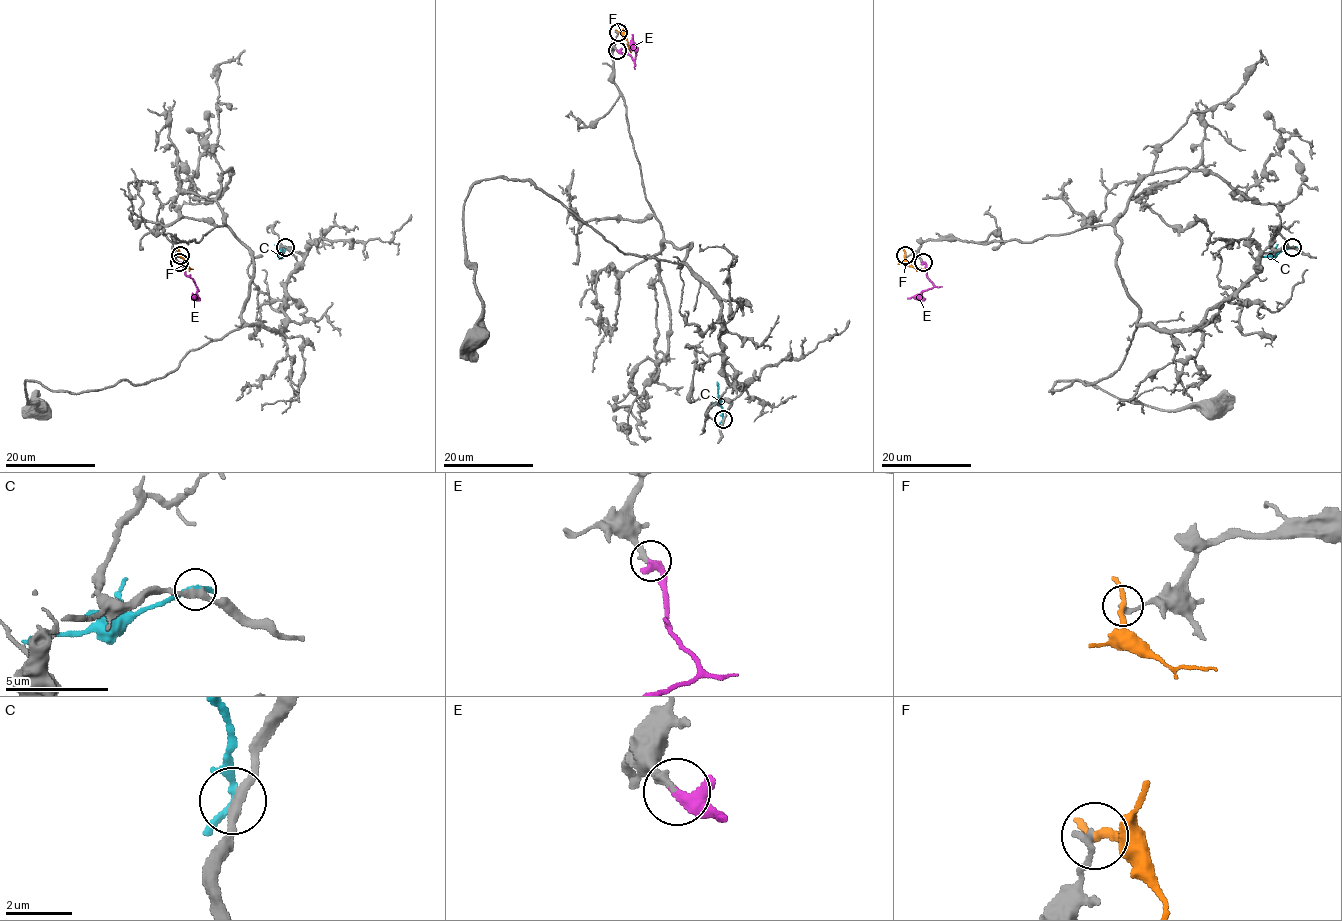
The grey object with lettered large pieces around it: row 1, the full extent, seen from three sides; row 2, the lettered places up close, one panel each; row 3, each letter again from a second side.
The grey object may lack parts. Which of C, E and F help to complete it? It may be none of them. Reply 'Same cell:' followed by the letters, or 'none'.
Same cell: E

